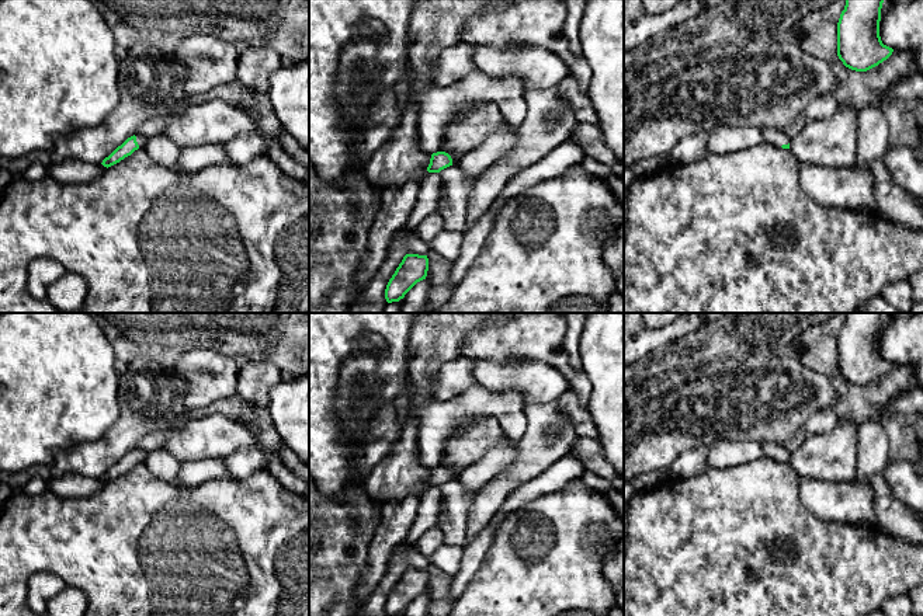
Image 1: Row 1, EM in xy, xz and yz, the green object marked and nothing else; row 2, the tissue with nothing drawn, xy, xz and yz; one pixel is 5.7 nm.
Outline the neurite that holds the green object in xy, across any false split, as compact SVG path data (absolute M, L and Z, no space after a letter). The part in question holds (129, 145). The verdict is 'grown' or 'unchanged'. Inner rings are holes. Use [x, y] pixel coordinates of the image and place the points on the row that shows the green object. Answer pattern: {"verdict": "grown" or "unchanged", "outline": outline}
{"verdict": "grown", "outline": "M133 135L133 136L128 138L108 157L105 157L101 164L108 168L108 167L119 163L125 157L131 156L139 147L143 147L146 145L148 139L149 138L146 135Z"}

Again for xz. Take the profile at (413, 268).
{"verdict": "unchanged", "outline": "M406 254L385 289L388 303L399 302L428 271L427 255Z"}

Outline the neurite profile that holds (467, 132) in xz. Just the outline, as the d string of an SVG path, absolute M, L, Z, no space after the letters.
M482 102L451 122L440 152L448 153L452 164L458 164L465 153L476 149L489 133L502 129L504 123L506 119L495 102Z

